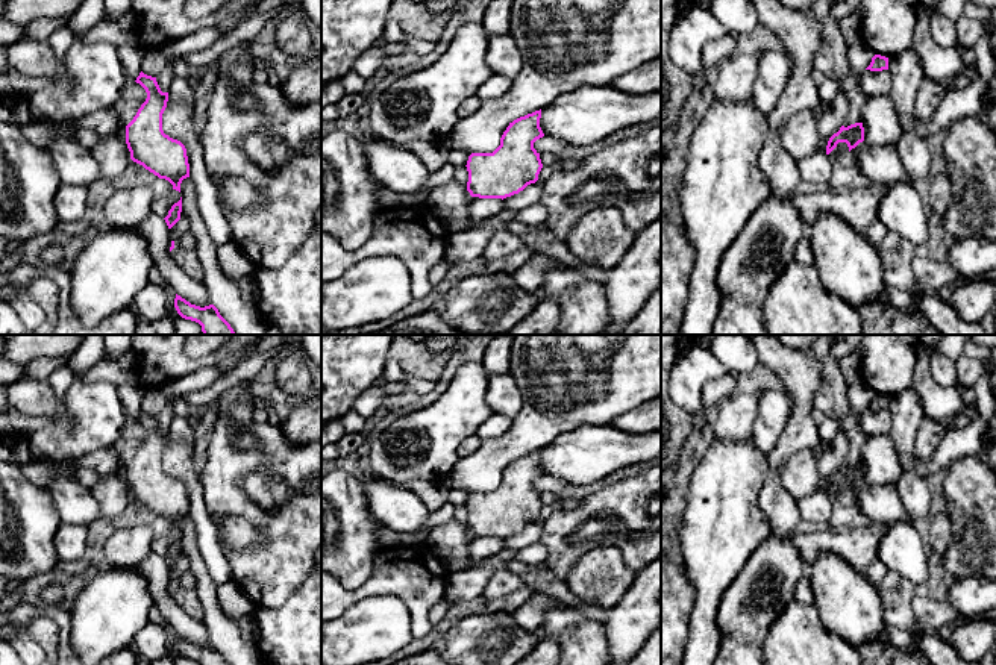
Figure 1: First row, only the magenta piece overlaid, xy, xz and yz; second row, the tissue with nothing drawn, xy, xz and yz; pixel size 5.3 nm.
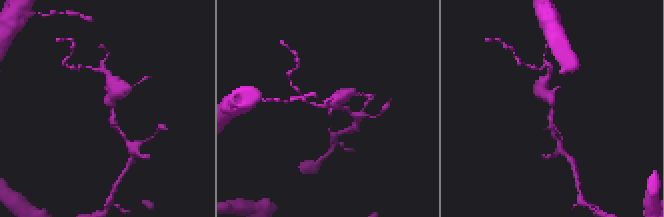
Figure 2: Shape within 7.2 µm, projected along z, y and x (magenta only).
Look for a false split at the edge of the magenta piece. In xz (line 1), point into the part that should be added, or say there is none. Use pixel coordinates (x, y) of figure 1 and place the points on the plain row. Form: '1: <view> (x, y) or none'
1: none

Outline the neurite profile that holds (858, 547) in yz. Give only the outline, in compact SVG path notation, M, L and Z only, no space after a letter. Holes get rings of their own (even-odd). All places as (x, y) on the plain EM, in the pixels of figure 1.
M870 521L867 527L852 526L826 527L811 533L796 532L790 542L796 548L805 567L819 554L832 553L858 571L863 571L878 559L878 545L885 530L885 523Z

